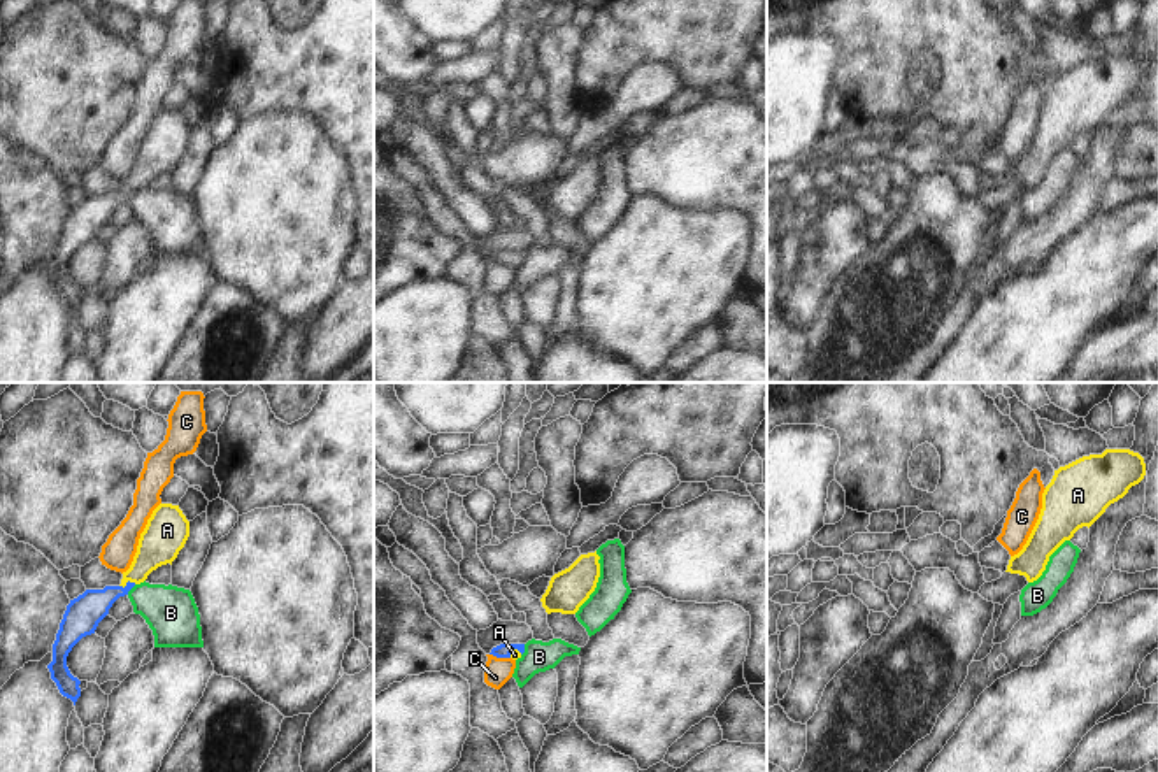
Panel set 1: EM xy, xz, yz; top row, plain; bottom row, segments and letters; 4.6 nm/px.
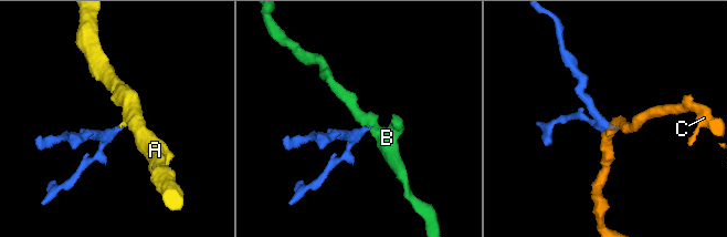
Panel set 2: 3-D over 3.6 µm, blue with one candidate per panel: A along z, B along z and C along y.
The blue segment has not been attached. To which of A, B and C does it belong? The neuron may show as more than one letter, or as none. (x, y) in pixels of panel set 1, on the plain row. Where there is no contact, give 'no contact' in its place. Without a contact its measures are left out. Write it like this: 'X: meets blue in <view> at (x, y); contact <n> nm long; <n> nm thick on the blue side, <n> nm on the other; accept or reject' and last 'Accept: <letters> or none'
A: meets blue in xy at (127, 190); contact 80 nm long; 160 nm thick on the blue side, 190 nm on the other; accept
B: meets blue in xz at (523, 257); contact 60 nm long; 60 nm thick on the blue side, 140 nm on the other; reject
C: meets blue in xz at (500, 264); contact 100 nm long; 60 nm thick on the blue side, 130 nm on the other; reject
Accept: A

